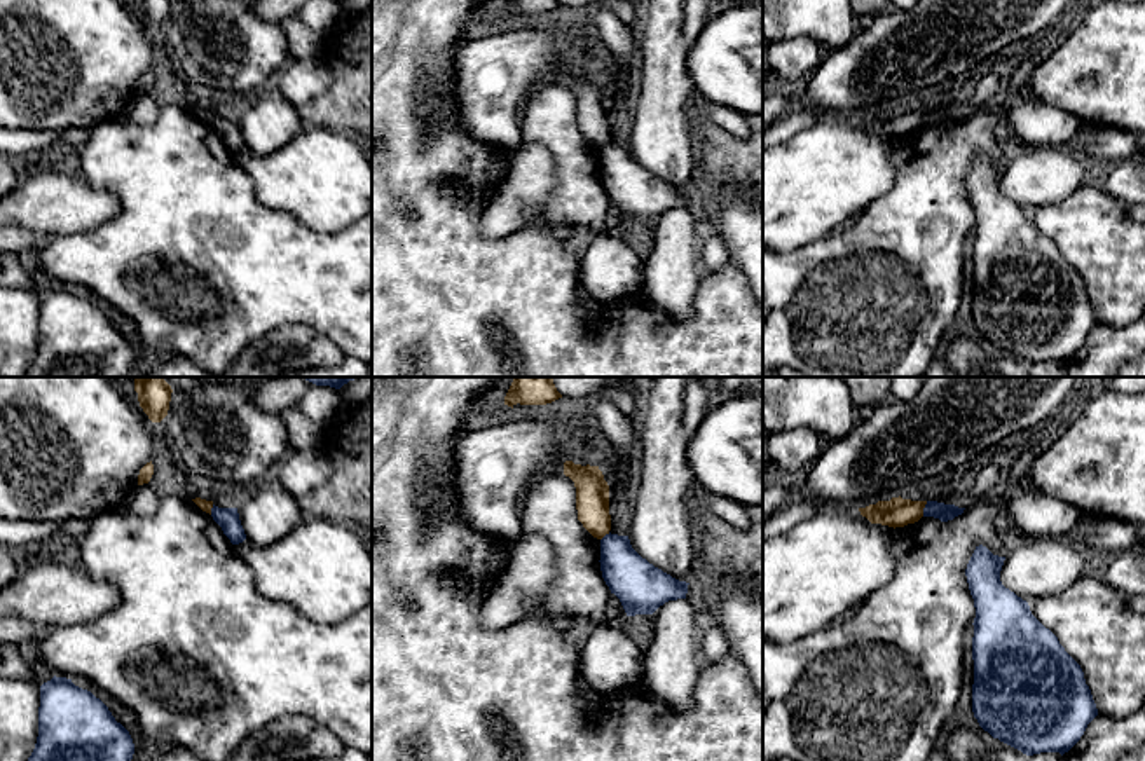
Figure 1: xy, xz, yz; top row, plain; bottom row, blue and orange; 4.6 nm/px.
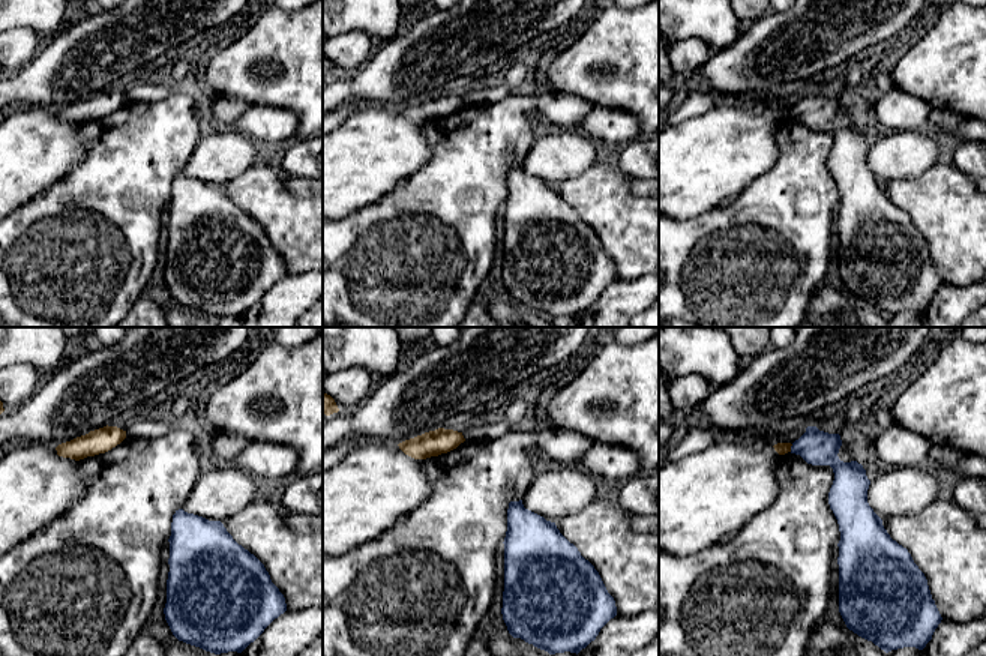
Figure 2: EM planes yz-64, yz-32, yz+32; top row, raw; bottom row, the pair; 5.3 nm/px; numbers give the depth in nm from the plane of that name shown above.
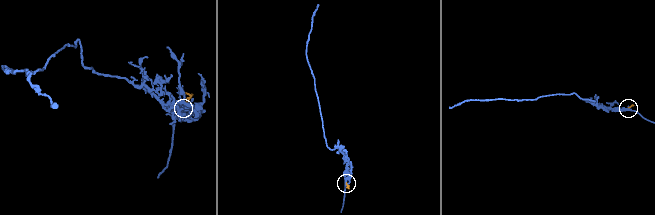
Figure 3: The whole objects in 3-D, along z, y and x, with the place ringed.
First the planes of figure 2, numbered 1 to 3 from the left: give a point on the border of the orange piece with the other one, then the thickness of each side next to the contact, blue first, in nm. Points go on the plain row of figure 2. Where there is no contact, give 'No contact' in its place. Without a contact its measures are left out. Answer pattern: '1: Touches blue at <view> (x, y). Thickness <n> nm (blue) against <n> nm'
1: No contact
2: No contact
3: Touches blue at yz+32 (791, 111). Thickness 190 nm (blue) against 60 nm

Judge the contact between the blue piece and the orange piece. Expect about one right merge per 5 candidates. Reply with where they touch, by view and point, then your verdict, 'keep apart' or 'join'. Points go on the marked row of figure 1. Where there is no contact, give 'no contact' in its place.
meets blue in yz at (924, 508); keep apart

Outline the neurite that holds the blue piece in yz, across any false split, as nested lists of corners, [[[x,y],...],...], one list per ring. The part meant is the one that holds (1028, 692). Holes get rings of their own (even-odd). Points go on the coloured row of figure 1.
[[[979,545],[965,569],[976,607],[972,712],[984,731],[1026,756],[1063,756],[1080,740],[1098,709],[1080,665],[1032,614],[1028,602],[1002,585],[1004,560]]]

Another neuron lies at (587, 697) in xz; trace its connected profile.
[[[579,675],[576,681],[576,703],[583,714],[588,714],[590,709],[597,703],[600,693],[590,686],[590,682]]]

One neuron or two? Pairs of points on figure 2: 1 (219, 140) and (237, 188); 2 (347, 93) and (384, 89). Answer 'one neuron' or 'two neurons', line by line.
1: two neurons
2: one neuron

